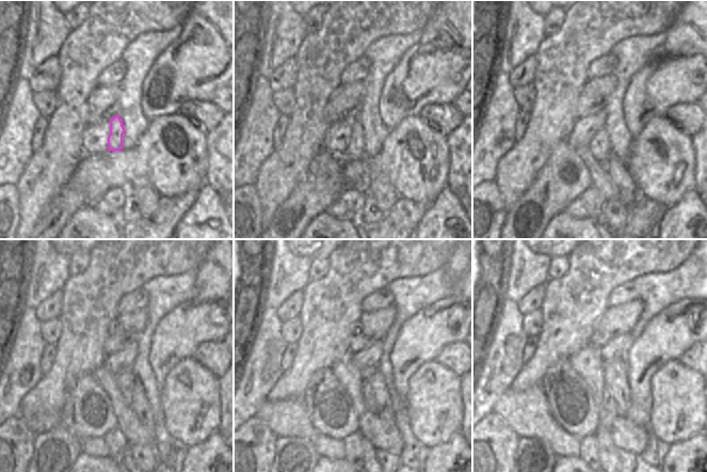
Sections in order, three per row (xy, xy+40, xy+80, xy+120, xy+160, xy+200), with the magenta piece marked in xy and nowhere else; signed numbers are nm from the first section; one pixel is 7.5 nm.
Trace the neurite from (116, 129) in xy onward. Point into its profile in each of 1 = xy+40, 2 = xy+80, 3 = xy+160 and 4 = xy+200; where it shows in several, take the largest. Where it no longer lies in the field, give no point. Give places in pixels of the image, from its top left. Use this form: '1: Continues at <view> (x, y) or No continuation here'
1: Continues at xy+40 (354, 150)
2: Continues at xy+80 (599, 146)
3: Continues at xy+160 (369, 402)
4: Continues at xy+200 (608, 456).

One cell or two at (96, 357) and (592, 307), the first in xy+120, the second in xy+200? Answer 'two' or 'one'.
one

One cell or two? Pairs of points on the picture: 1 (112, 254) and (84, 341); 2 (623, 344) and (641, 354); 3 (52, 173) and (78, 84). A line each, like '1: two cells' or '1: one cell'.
1: one cell
2: two cells
3: one cell

